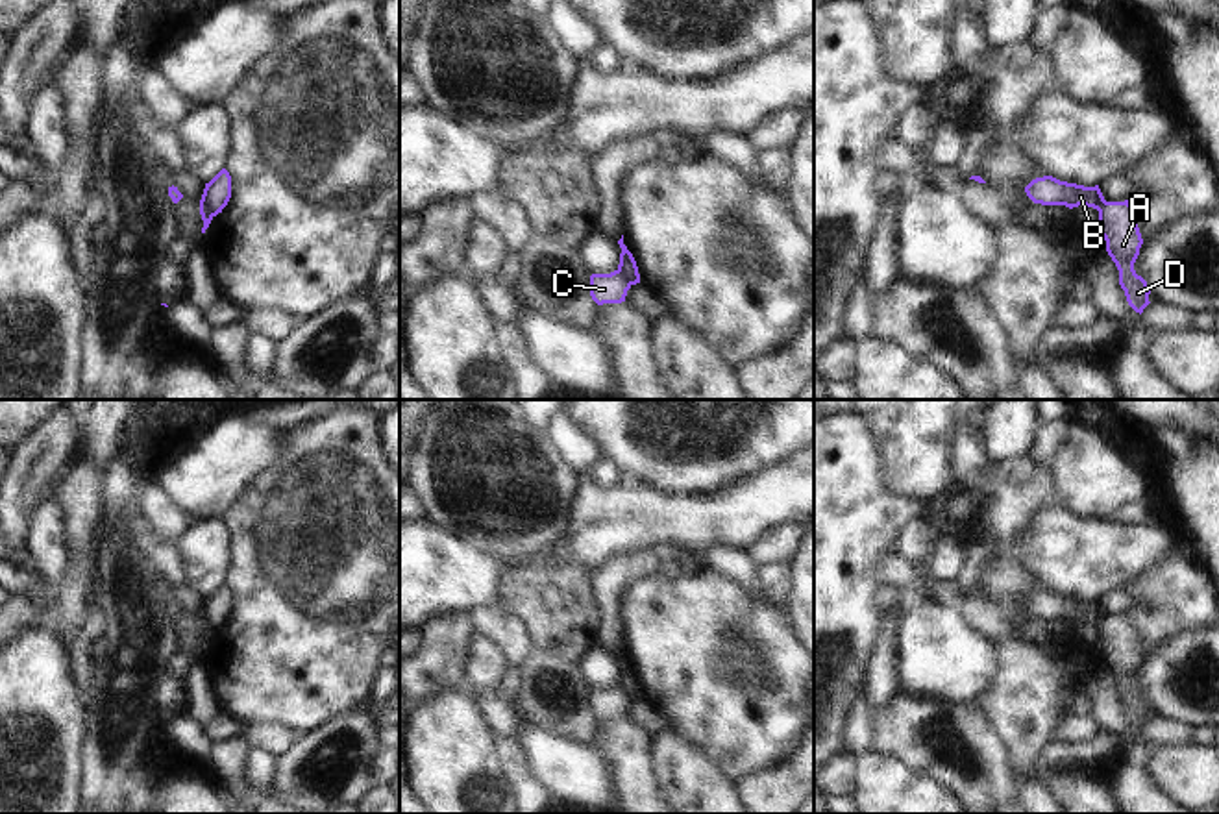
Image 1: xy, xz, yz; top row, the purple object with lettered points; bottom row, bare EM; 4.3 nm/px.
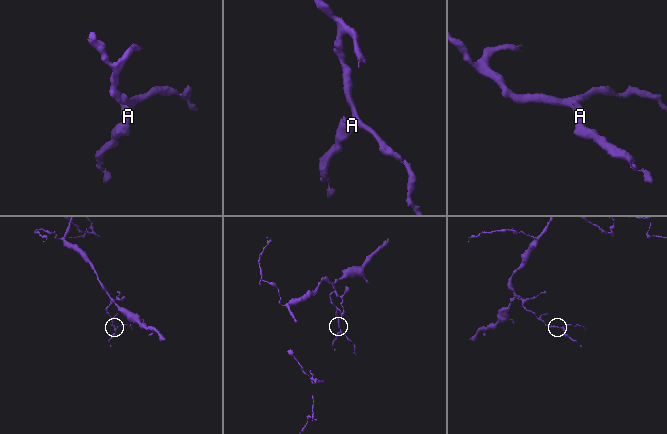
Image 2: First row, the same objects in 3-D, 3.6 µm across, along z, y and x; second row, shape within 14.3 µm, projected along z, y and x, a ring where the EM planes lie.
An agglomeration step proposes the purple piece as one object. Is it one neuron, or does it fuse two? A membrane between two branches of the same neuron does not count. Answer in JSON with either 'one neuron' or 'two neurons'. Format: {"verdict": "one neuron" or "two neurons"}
{"verdict": "two neurons"}

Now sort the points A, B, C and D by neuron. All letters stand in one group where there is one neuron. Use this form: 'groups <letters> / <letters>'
groups A C D / B

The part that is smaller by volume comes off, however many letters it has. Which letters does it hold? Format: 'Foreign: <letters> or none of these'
Foreign: A, C, D.

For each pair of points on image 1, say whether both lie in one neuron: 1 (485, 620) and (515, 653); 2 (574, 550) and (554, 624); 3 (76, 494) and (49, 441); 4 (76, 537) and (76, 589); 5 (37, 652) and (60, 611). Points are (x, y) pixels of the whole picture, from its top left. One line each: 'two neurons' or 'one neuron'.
1: one neuron
2: two neurons
3: two neurons
4: one neuron
5: two neurons

